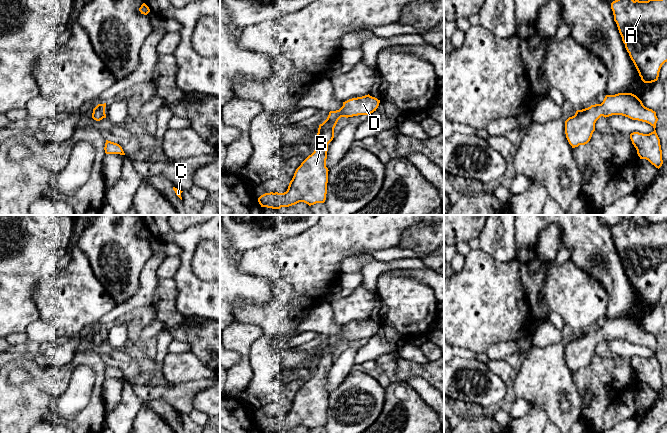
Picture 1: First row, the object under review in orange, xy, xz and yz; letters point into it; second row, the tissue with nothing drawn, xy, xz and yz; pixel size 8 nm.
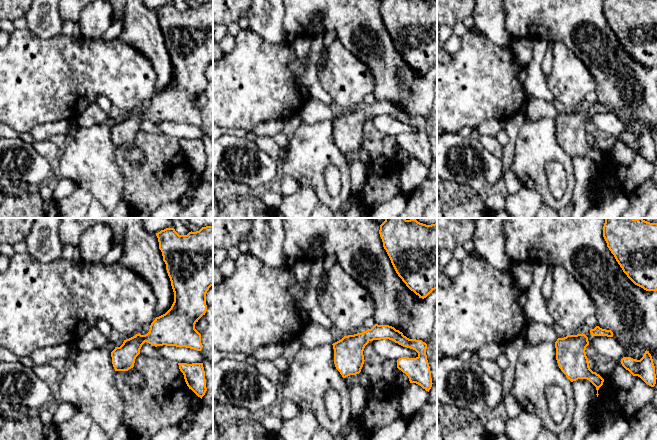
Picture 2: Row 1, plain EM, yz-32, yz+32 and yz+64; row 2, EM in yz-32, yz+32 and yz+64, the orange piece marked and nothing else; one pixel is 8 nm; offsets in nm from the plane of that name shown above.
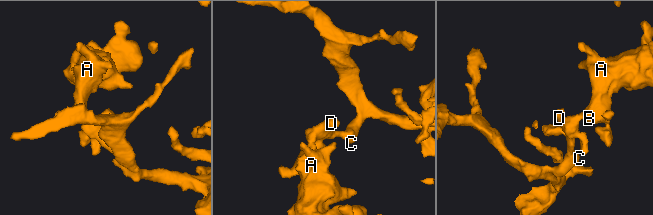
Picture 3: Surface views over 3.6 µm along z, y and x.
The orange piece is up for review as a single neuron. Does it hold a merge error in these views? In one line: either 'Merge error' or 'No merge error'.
No merge error

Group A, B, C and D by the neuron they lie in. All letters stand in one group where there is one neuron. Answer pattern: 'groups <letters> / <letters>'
groups A B C D

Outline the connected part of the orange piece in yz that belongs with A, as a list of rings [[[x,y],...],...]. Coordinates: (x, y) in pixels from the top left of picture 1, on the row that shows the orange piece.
[[[615,0],[611,3],[611,9],[641,80],[644,83],[657,81],[662,65],[668,61],[668,0]]]

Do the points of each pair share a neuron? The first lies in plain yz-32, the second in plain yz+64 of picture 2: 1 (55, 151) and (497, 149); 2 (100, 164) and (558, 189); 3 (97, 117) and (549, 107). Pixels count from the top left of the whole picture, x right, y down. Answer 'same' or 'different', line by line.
1: same
2: different
3: same

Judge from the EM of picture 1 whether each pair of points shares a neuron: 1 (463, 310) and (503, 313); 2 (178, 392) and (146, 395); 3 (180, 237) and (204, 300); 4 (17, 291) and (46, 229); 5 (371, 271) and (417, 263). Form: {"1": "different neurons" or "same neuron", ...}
{"1": "same neuron", "2": "same neuron", "3": "same neuron", "4": "same neuron", "5": "same neuron"}

